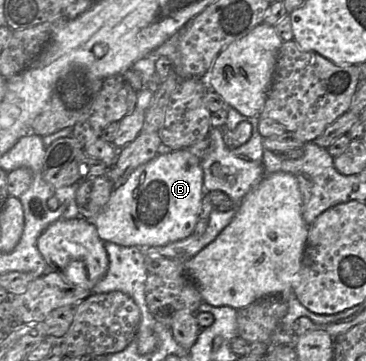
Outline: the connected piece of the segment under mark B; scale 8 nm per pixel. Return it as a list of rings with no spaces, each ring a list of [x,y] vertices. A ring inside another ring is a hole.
[[[188,149],[163,150],[155,158],[136,168],[126,182],[113,191],[102,211],[88,221],[95,225],[104,242],[121,246],[149,248],[182,240],[193,234],[199,220],[200,206],[205,194],[203,177],[201,159]]]

